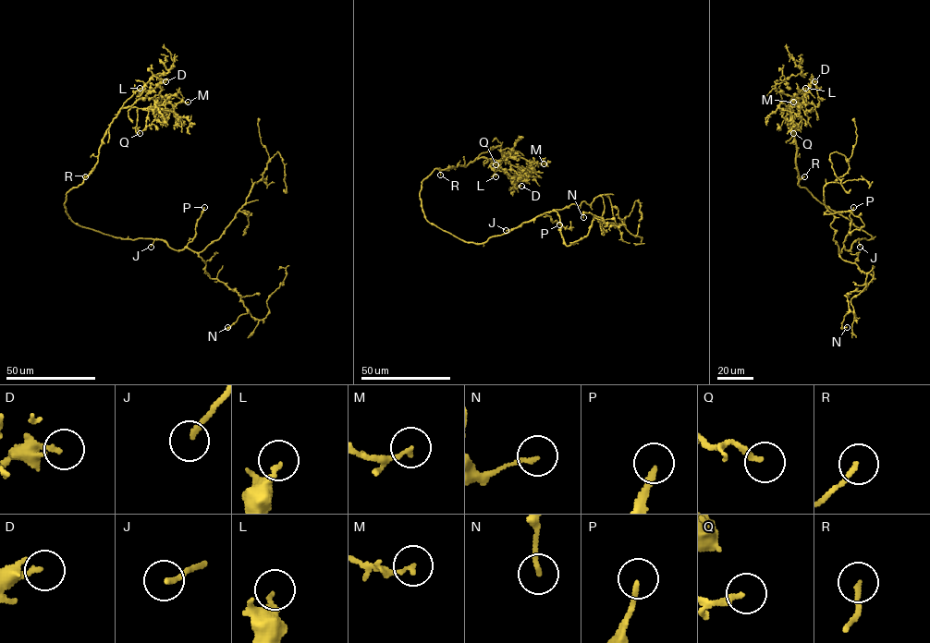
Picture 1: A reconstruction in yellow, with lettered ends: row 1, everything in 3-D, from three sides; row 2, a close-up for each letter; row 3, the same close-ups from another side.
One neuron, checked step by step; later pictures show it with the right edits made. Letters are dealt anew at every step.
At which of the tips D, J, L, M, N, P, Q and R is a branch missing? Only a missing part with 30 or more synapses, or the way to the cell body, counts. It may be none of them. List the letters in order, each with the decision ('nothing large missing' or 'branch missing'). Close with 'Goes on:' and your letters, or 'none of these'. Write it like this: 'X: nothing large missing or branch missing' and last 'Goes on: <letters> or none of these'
D: nothing large missing
J: branch missing
L: nothing large missing
M: nothing large missing
N: nothing large missing
P: branch missing
Q: nothing large missing
R: nothing large missing
Goes on: J, P

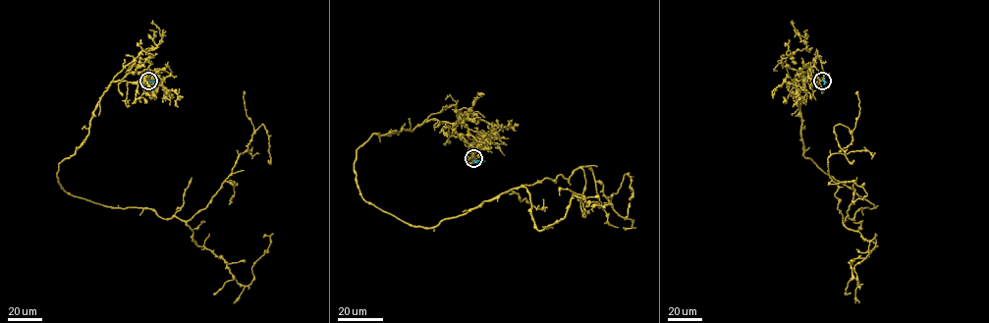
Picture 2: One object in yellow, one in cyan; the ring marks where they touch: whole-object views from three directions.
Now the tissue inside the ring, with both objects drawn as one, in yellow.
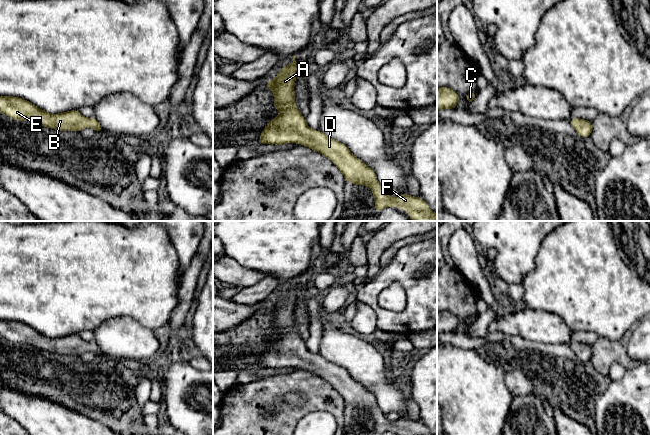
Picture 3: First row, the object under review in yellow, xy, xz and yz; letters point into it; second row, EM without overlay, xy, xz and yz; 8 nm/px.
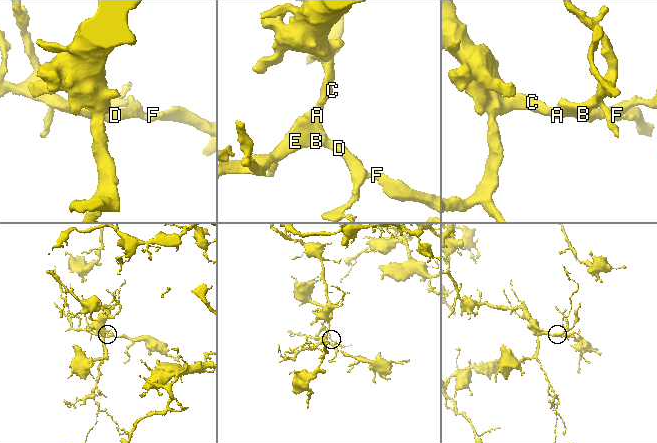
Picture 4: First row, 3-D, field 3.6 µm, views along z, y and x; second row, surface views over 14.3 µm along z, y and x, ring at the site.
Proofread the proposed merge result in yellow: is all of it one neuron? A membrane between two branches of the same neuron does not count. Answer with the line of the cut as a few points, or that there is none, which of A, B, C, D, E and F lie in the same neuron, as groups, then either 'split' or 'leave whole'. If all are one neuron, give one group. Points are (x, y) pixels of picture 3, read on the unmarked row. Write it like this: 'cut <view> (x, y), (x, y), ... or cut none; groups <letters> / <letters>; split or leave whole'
cut none; groups A B C D E F; leave whole

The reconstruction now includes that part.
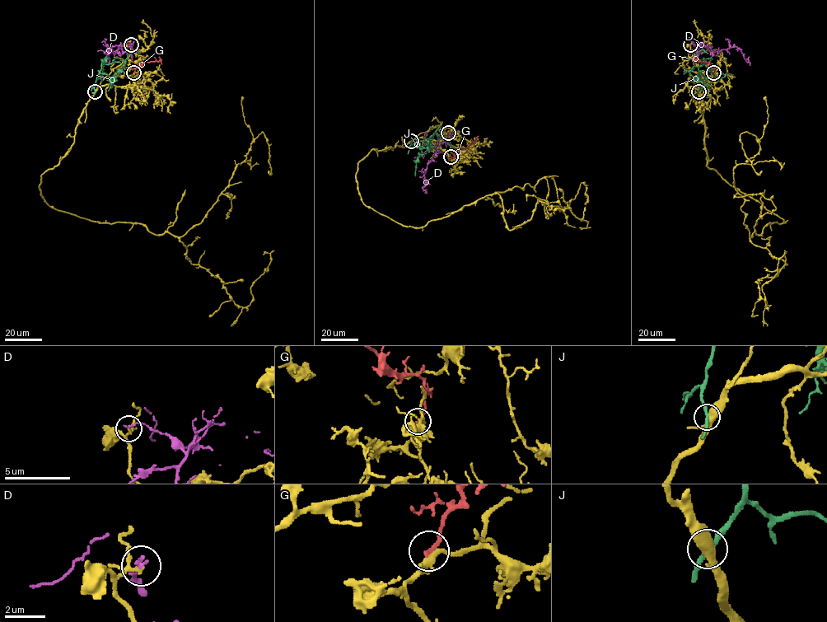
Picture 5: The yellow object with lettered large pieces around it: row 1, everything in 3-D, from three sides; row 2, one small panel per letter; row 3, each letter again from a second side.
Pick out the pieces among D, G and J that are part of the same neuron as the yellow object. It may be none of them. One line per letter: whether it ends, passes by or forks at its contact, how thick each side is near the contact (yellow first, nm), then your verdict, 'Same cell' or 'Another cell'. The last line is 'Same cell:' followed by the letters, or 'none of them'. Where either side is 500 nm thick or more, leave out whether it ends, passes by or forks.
D: It ends there. Thickness 110 nm (yellow) against 150 nm. Same cell
G: It ends there. Thickness 280 nm (yellow) against 200 nm. Another cell
J: It passes by. Thickness 380 nm (yellow) against 220 nm. Another cell
Same cell: D

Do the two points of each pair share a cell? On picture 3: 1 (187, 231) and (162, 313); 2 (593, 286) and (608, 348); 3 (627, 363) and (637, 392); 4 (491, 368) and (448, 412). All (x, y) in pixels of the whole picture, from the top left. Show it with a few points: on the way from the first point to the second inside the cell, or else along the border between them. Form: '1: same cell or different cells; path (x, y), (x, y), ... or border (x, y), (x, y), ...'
1: different cells; border (169, 237), (176, 252), (181, 273)
2: different cells; border (628, 330), (618, 339), (609, 340), (600, 337)
3: different cells; border (639, 364), (626, 370)
4: same cell; path (481, 379), (459, 401)

